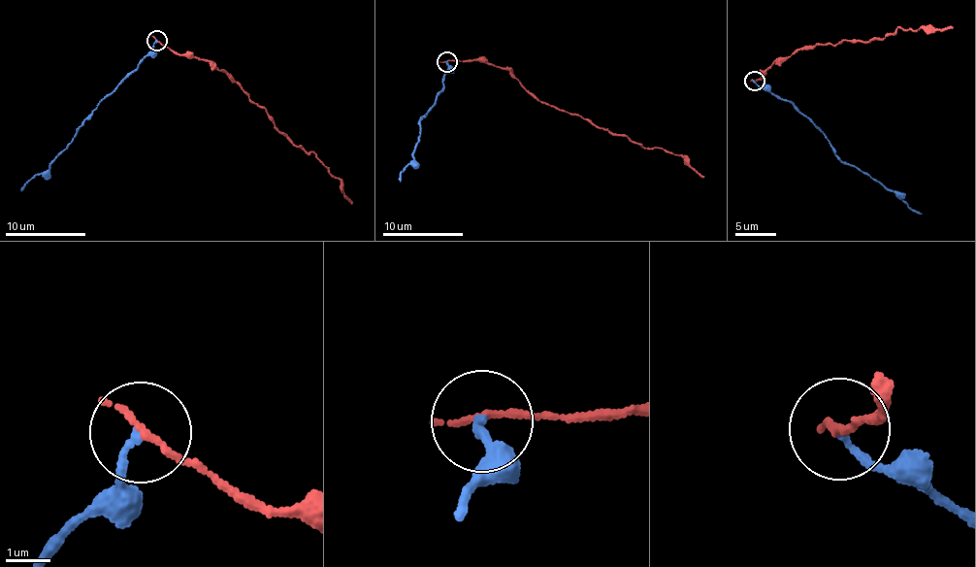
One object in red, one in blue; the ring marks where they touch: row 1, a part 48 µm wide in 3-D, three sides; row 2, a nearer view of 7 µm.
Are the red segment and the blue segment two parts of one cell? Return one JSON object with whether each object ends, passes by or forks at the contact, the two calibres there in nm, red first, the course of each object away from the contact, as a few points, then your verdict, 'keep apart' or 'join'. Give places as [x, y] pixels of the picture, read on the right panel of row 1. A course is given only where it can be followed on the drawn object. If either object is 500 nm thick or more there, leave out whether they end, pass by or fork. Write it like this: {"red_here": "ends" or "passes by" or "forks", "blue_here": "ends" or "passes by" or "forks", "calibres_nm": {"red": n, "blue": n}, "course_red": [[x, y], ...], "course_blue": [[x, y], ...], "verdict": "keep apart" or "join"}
{"red_here": "ends", "blue_here": "ends", "calibres_nm": {"red": 170, "blue": 170}, "course_red": [[753, 80], [763, 78], [775, 60], [811, 45], [867, 42], [894, 34], [899, 26], [952, 27]], "course_blue": [[755, 80], [762, 87], [792, 102], [825, 133], [841, 161], [895, 190], [911, 210], [922, 215]], "verdict": "keep apart"}

